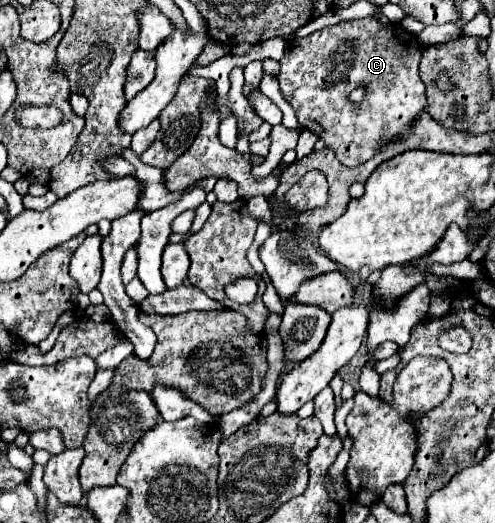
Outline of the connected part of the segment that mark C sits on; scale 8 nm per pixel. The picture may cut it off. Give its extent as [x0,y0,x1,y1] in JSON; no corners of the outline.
[277,18,427,168]

